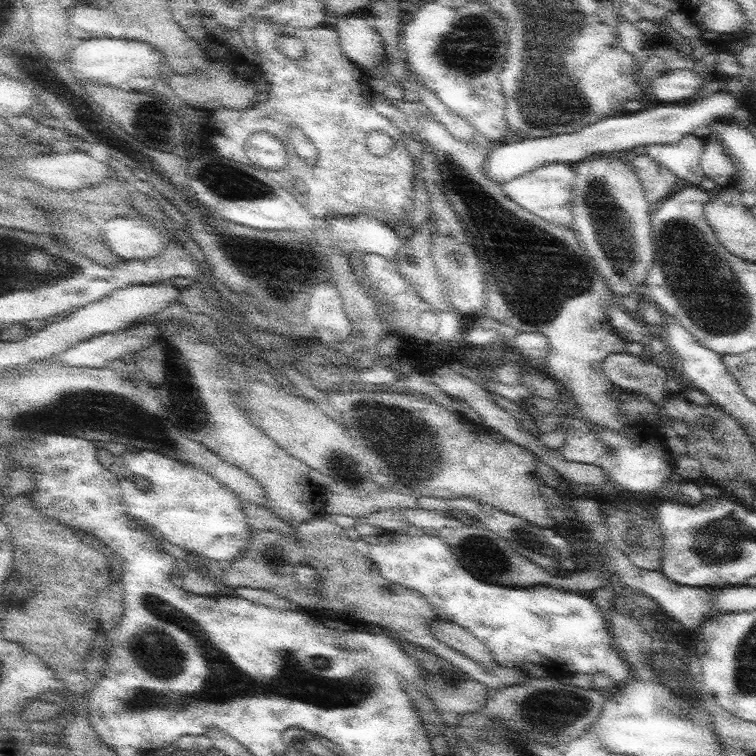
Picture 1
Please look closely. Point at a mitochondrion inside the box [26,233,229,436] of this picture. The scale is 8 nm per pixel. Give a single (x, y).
(99, 408)

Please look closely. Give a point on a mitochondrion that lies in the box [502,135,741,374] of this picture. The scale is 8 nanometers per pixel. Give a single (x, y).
(563, 272)

